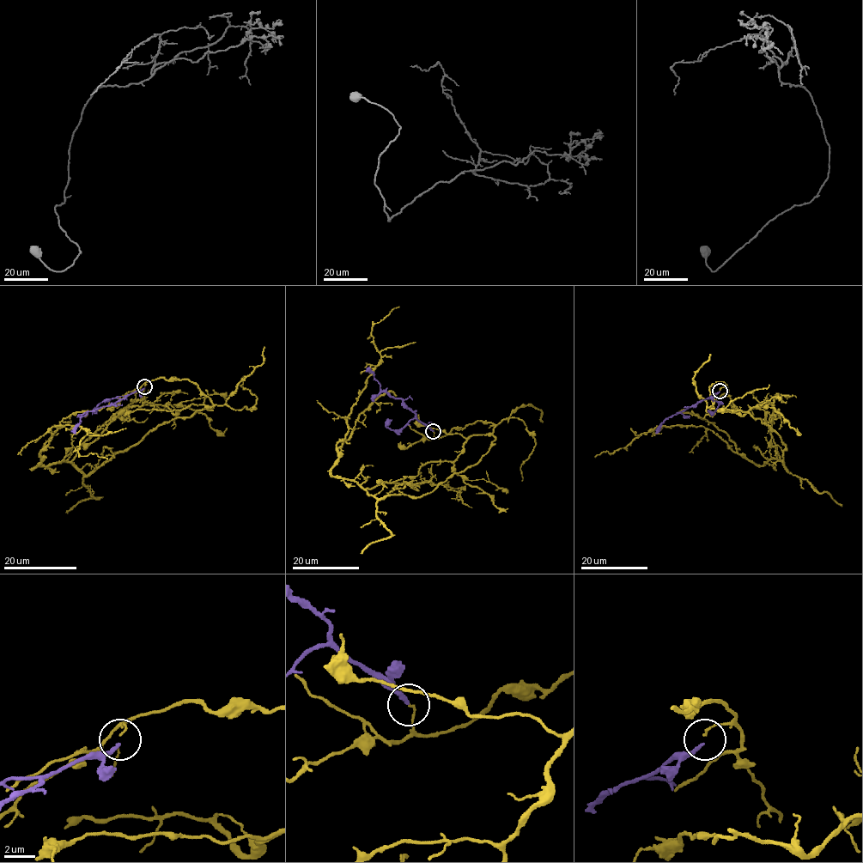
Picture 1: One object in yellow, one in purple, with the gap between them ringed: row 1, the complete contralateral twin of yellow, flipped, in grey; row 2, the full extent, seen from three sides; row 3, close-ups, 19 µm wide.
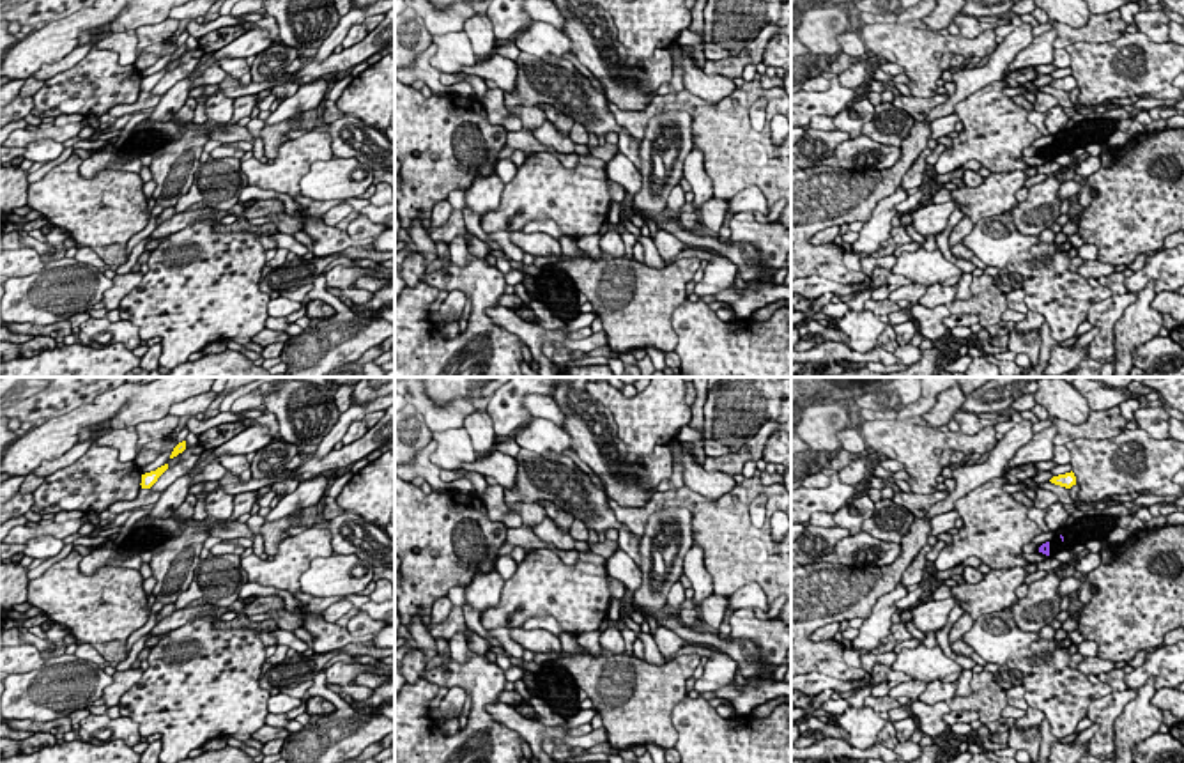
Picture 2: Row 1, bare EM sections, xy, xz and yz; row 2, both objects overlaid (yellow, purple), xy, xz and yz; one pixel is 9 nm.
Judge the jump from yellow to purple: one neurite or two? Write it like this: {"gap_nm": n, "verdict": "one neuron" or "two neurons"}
{"gap_nm": 440, "verdict": "two neurons"}

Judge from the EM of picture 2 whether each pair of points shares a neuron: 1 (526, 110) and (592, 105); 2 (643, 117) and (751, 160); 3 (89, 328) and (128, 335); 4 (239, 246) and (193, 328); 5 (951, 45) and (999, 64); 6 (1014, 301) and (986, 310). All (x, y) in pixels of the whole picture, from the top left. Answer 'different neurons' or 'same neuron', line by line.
1: same neuron
2: same neuron
3: same neuron
4: same neuron
5: different neurons
6: different neurons

